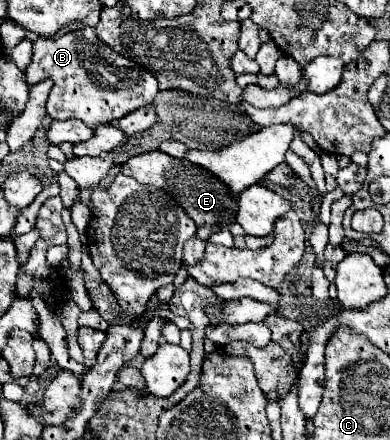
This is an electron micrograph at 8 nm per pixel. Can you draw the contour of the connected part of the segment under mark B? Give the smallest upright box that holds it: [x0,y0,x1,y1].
[24,27,158,129]

